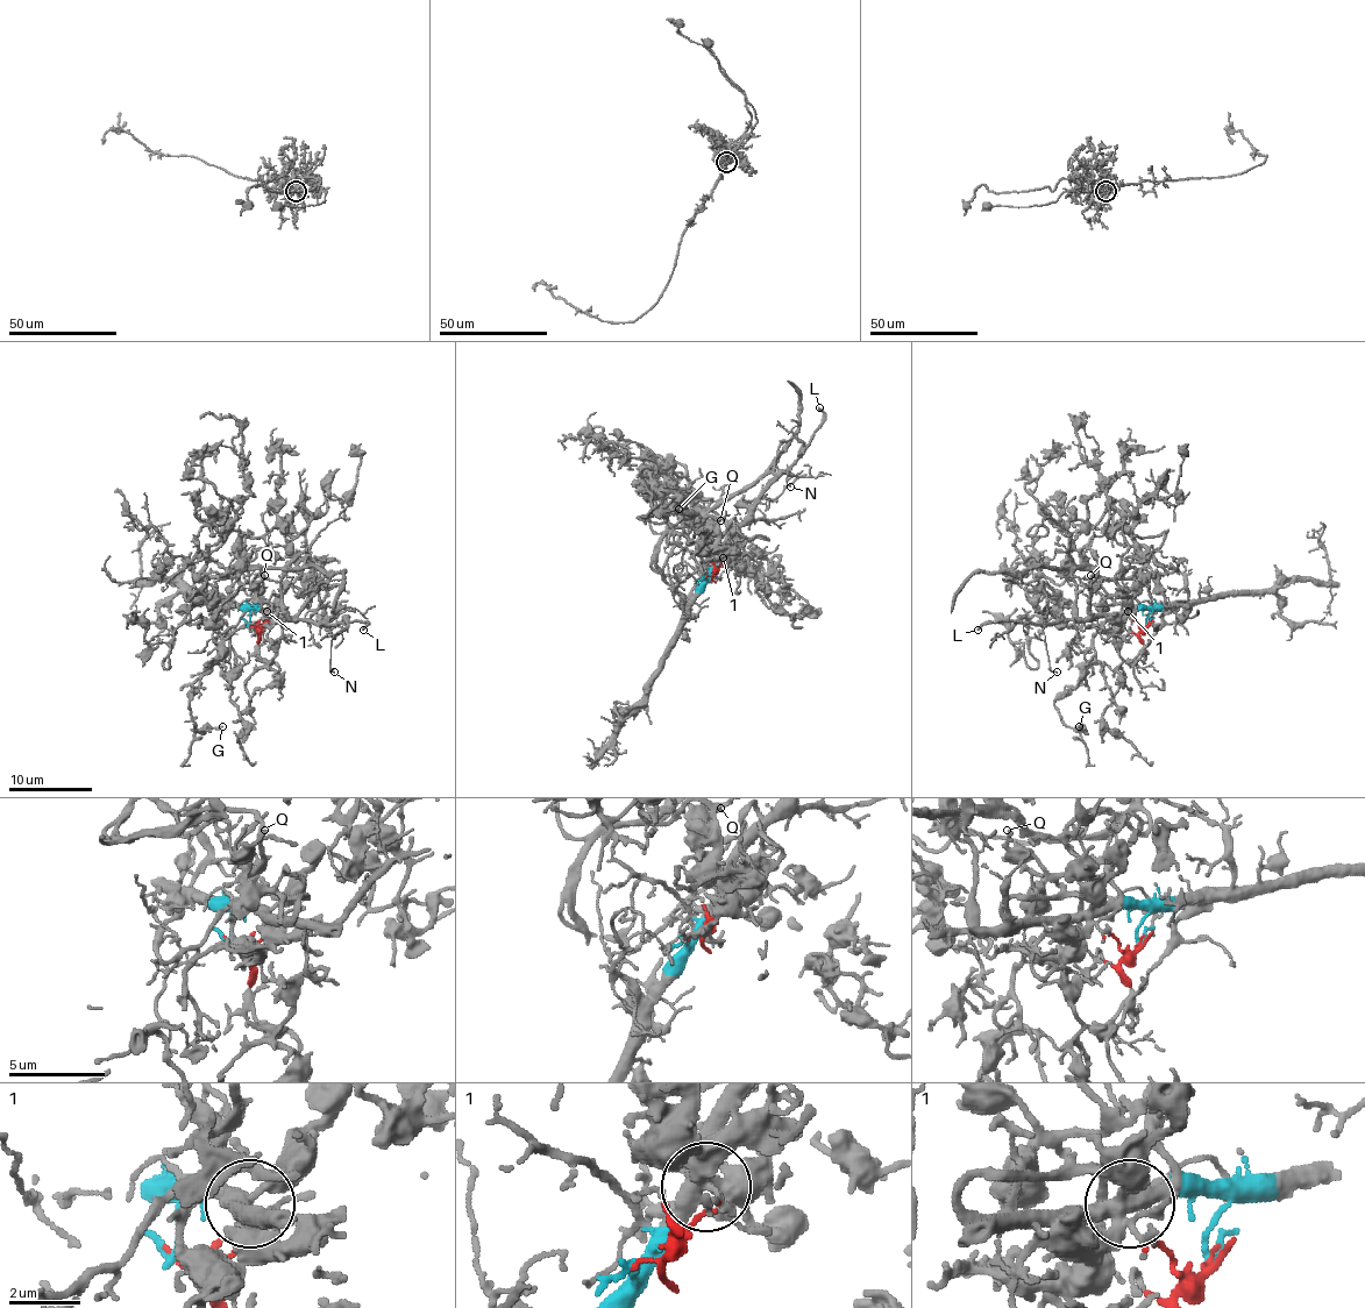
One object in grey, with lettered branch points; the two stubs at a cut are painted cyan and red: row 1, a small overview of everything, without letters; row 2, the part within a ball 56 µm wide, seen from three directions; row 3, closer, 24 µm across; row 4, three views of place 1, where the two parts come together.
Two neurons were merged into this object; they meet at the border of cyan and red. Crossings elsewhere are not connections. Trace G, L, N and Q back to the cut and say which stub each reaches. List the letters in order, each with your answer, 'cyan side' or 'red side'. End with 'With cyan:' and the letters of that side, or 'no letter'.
G: red side
L: cyan side
N: cyan side
Q: red side
With cyan: L, N

